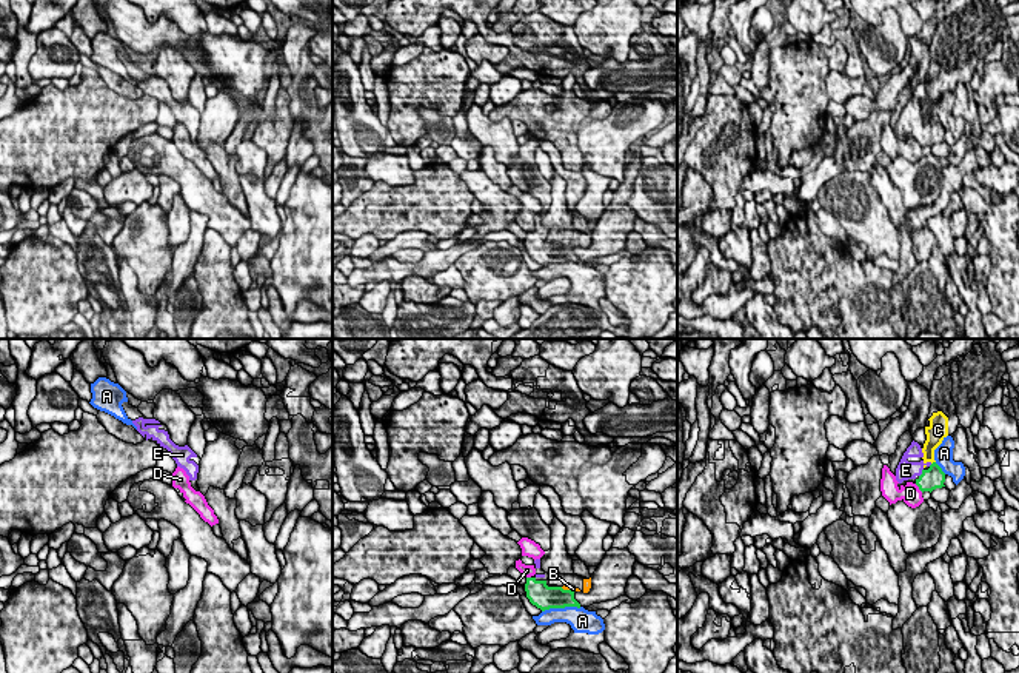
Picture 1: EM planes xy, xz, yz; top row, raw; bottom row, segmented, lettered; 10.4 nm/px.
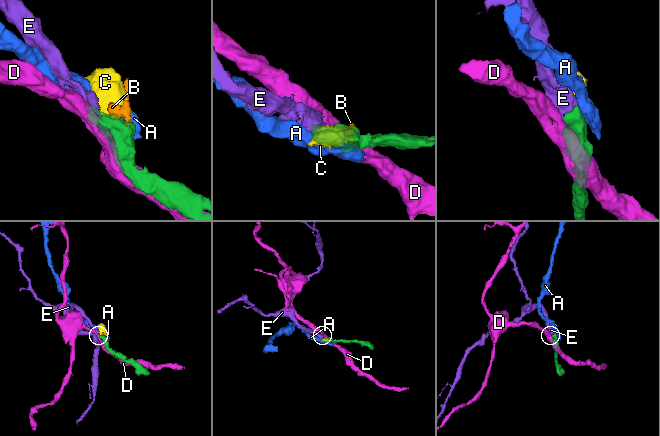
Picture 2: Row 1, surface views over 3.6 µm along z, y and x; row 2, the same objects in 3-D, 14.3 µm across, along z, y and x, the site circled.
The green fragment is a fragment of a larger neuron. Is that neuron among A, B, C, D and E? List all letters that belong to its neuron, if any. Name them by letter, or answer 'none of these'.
E

